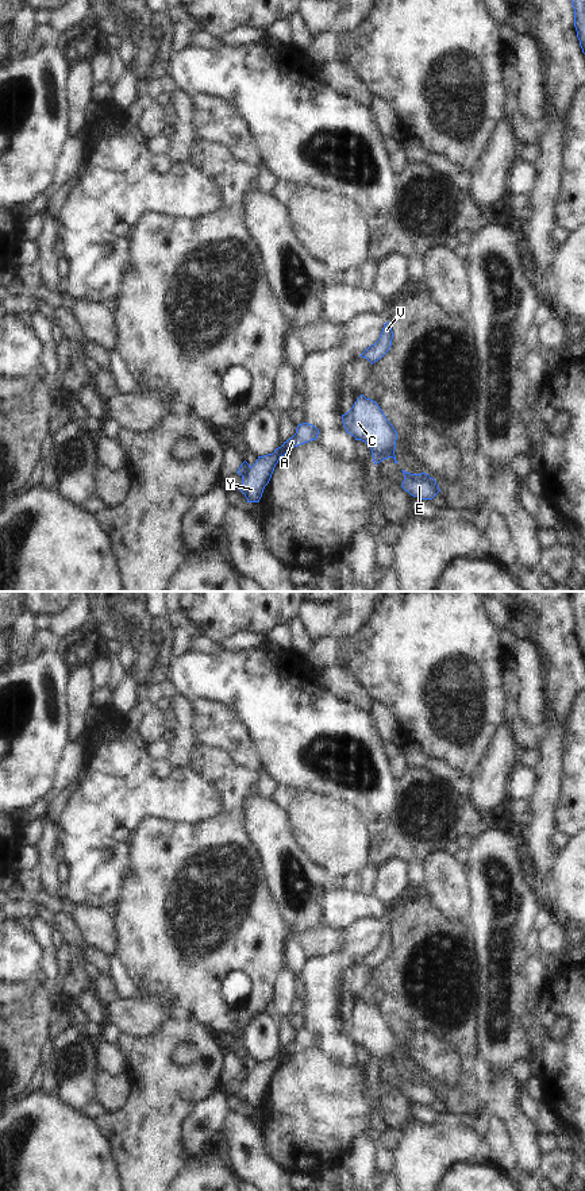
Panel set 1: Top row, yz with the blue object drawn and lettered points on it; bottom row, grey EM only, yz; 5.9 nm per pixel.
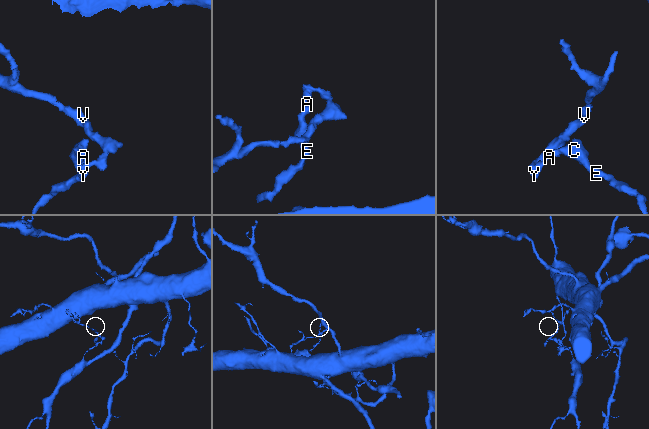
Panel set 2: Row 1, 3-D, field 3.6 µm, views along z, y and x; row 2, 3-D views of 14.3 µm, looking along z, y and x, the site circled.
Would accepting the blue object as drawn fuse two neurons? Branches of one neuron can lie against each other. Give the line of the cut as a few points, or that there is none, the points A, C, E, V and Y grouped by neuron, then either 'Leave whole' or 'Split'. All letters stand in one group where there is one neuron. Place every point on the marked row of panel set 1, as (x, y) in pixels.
Split along yz (250, 467), (242, 477). Groups: A C E Y / V. Split

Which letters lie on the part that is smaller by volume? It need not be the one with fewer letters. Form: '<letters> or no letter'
A, C, E, Y

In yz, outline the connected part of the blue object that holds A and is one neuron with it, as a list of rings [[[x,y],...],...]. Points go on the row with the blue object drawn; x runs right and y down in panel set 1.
[[[308,423],[299,424],[296,433],[284,442],[281,447],[276,448],[273,454],[258,456],[250,471],[242,477],[242,487],[239,490],[245,494],[247,502],[259,502],[281,456],[300,444],[316,440],[317,435],[319,429],[315,425]]]

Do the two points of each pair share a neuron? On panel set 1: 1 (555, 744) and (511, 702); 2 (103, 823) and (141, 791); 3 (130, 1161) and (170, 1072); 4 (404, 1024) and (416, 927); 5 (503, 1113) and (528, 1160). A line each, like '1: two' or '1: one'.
1: two
2: one
3: one
4: one
5: one

